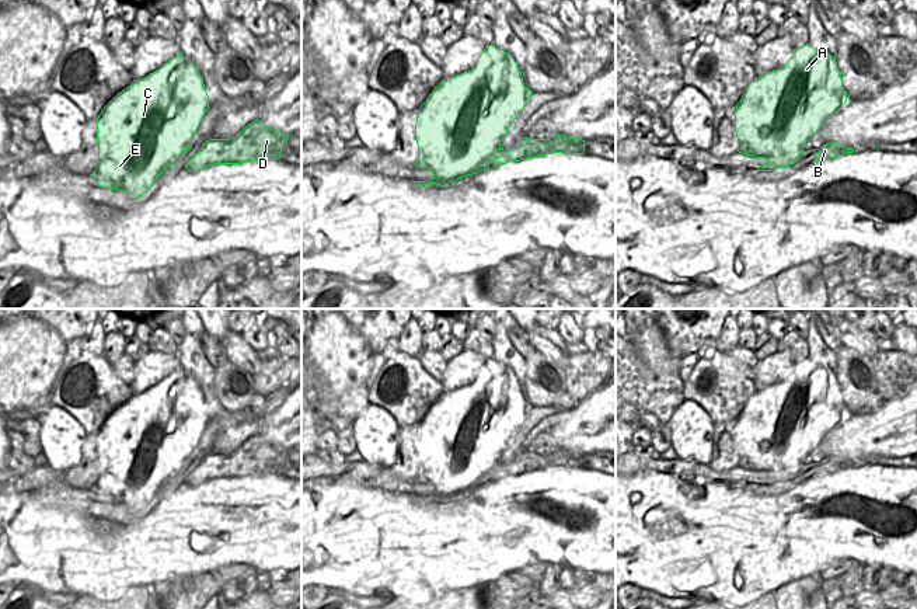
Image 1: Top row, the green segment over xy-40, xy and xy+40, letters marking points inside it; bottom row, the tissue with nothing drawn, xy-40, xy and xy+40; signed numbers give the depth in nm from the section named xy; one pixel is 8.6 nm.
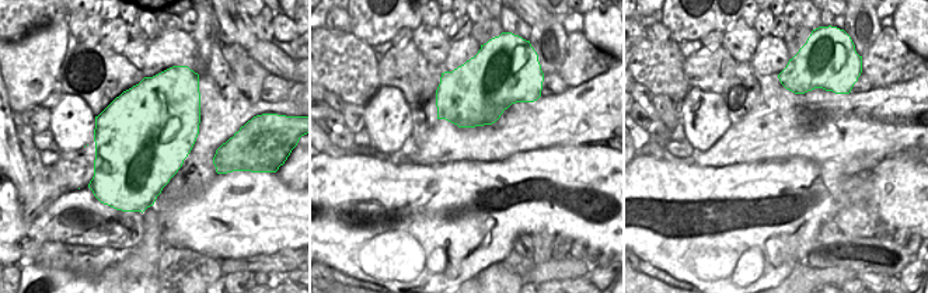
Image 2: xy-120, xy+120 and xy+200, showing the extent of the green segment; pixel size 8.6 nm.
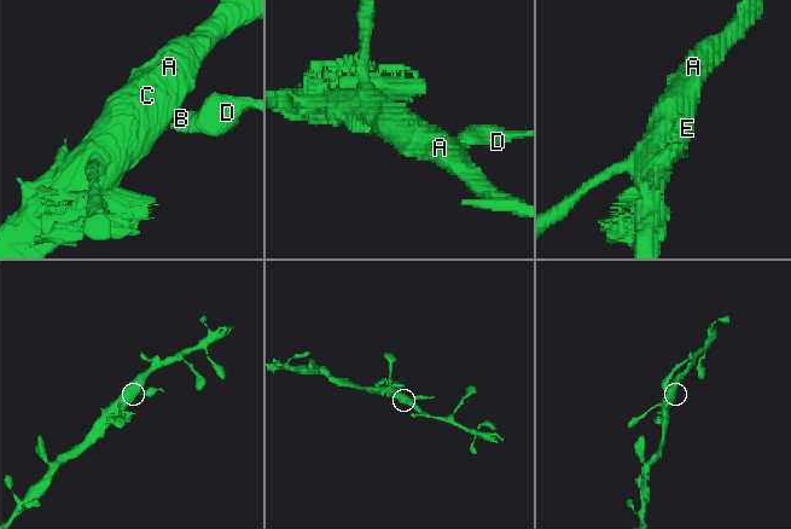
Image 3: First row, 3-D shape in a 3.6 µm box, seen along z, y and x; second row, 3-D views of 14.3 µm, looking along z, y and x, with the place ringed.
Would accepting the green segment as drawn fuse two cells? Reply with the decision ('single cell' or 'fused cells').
single cell

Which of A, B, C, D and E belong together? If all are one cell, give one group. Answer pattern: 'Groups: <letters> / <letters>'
Groups: A B C D E

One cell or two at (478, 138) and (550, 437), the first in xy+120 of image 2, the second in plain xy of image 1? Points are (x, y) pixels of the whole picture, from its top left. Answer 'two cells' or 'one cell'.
one cell

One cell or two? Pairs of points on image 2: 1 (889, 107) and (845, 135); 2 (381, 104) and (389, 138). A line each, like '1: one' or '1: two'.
1: one
2: one

